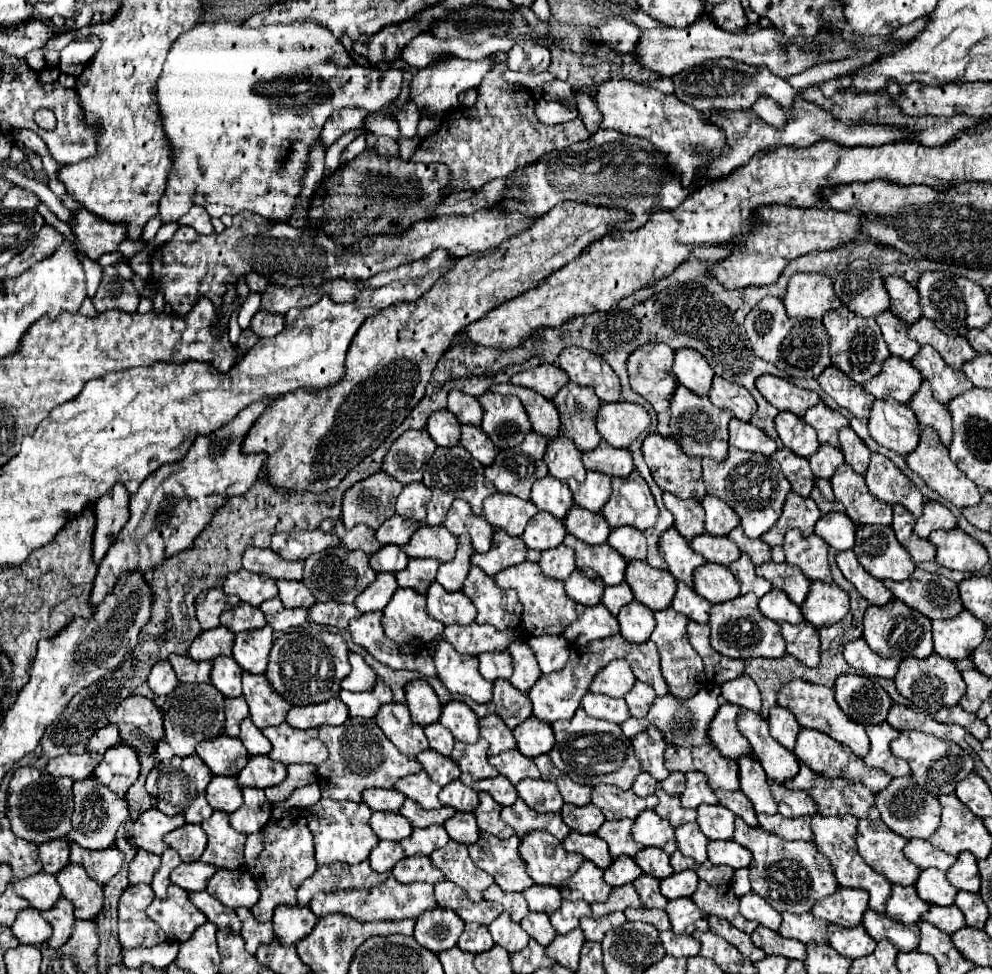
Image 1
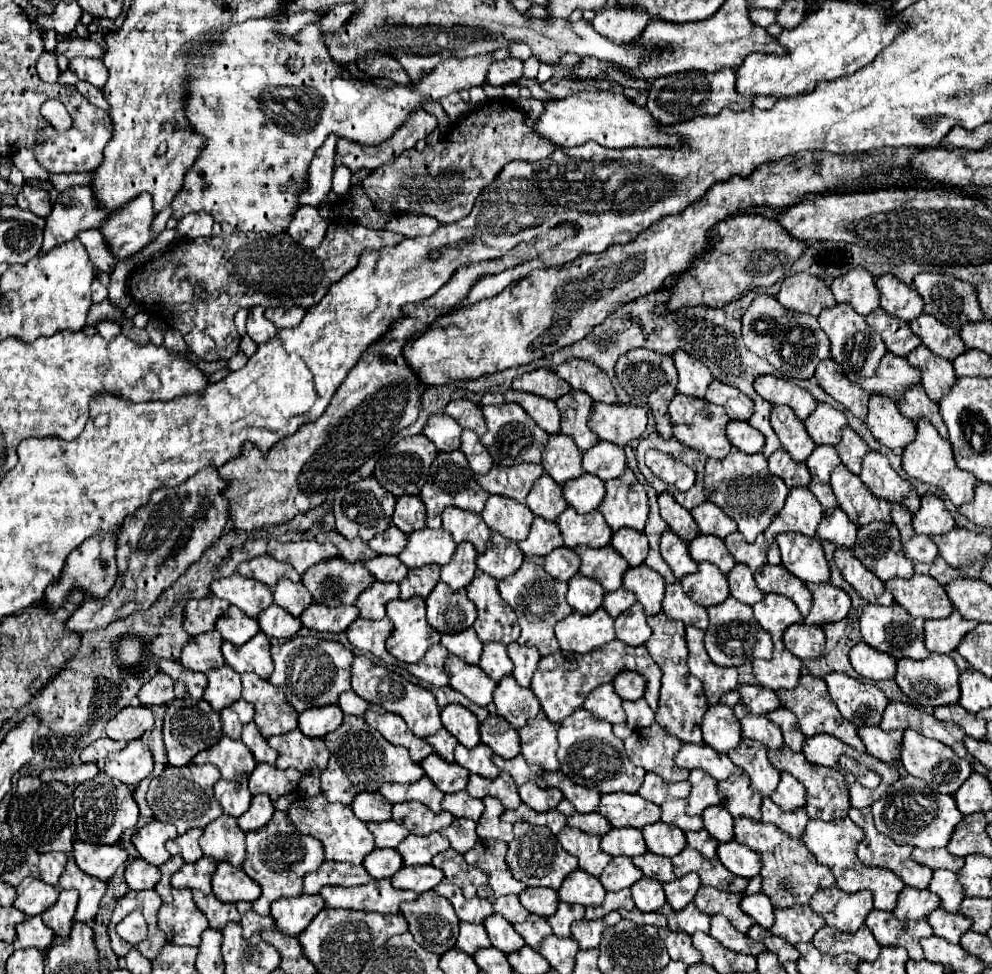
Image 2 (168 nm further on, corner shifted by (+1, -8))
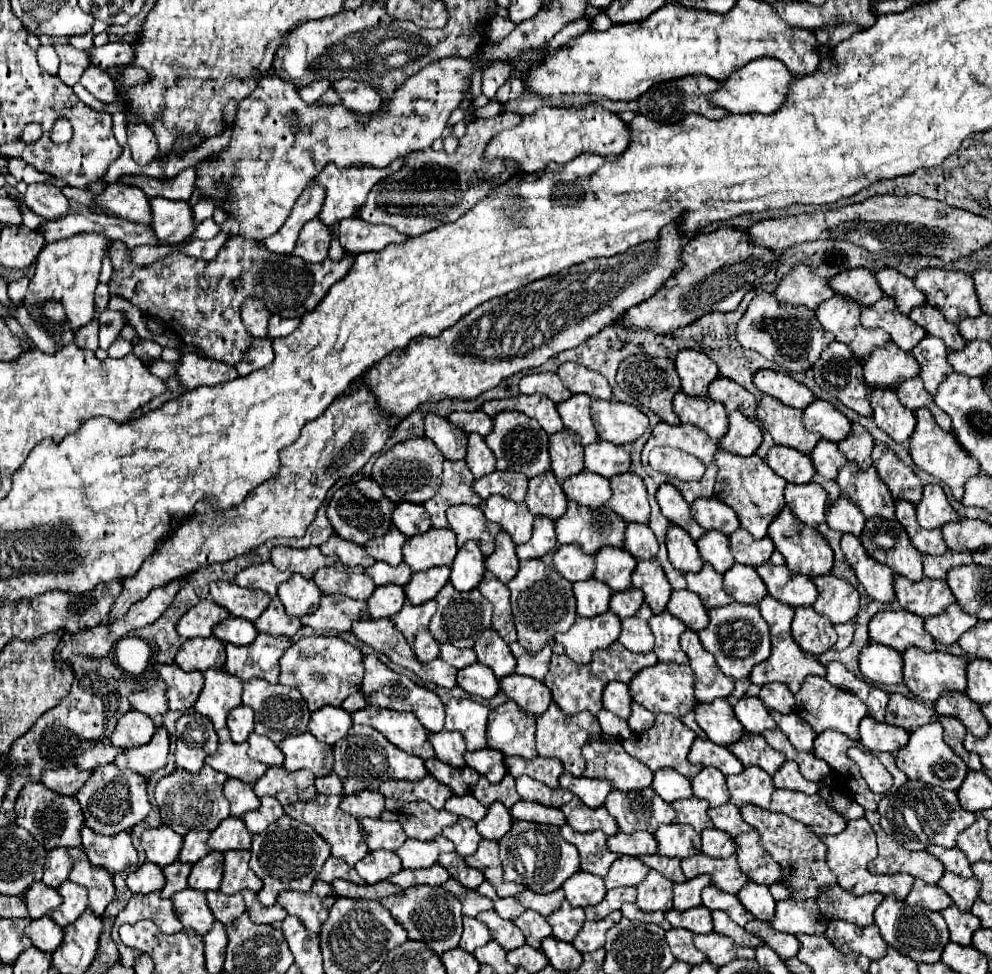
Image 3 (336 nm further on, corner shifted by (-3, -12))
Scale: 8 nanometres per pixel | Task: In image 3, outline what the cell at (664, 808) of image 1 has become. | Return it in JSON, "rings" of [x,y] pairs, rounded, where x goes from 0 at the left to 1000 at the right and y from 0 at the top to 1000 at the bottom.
{"rings":[[[705,819],[680,821],[676,828],[682,834],[682,840],[680,840],[682,846],[695,846],[695,848],[699,848],[701,854],[707,854],[707,852],[719,848],[719,844],[715,844],[715,838],[713,838],[715,825],[707,823]]]}

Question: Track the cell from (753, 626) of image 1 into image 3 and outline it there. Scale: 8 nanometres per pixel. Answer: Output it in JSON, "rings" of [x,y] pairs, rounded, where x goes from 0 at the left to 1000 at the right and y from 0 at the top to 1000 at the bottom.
{"rings":[[[737,618],[727,624],[717,624],[715,634],[717,634],[717,639],[711,647],[705,649],[705,655],[707,655],[707,661],[711,663],[711,667],[715,667],[721,674],[723,684],[727,686],[729,692],[733,692],[741,698],[753,696],[761,682],[775,676],[775,671],[777,671],[775,643],[767,634],[765,622]]]}

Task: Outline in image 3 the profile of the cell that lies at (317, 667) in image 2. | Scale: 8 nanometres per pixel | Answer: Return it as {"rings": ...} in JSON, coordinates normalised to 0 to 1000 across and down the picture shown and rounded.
{"rings":[[[316,653],[316,655],[303,655],[297,659],[293,665],[287,667],[283,674],[283,692],[281,692],[281,702],[295,704],[299,706],[311,729],[320,731],[322,727],[334,723],[334,725],[344,725],[344,721],[362,710],[366,696],[366,674],[364,669],[346,659],[344,655],[338,653]]]}

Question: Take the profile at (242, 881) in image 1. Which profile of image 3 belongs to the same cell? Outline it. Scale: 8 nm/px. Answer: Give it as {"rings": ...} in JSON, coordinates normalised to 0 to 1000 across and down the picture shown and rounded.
{"rings":[[[231,873],[227,875],[227,885],[225,885],[225,903],[221,914],[225,918],[239,918],[245,914],[253,916],[263,916],[265,906],[255,897],[251,891],[251,873]]]}

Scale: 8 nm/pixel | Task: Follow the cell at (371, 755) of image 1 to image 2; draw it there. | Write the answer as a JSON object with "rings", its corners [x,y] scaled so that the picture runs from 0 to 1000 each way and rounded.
{"rings":[[[348,735],[346,743],[336,754],[328,756],[328,764],[334,772],[334,778],[330,791],[324,795],[324,811],[332,823],[354,825],[360,815],[380,813],[388,803],[416,805],[428,797],[426,789],[414,780],[408,768],[392,764],[362,735]]]}

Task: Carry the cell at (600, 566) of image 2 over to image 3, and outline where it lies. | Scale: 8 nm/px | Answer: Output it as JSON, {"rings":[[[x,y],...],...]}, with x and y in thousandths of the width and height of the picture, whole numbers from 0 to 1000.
{"rings":[[[606,563],[600,569],[598,593],[610,598],[618,608],[636,604],[636,587],[640,585],[640,573],[628,563]]]}

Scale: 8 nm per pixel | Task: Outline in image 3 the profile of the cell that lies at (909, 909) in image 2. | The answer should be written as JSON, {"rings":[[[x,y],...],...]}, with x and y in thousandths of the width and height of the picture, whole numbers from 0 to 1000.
{"rings":[[[922,903],[918,916],[914,918],[912,922],[912,928],[914,930],[930,930],[934,934],[943,934],[943,936],[949,936],[953,934],[955,930],[961,928],[961,924],[957,922],[957,918],[953,914],[949,914],[947,910],[939,910],[939,908],[932,908],[930,903]]]}

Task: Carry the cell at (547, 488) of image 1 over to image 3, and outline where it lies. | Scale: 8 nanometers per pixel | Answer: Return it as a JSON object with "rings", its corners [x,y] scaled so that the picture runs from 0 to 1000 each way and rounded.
{"rings":[[[549,485],[533,493],[529,517],[539,530],[553,530],[555,534],[564,534],[572,524],[572,509],[566,497],[557,491],[557,485]]]}

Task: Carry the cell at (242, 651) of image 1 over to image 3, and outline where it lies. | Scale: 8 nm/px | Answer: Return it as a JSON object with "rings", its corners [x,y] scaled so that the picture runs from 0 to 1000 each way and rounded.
{"rings":[[[261,651],[251,663],[227,661],[229,680],[227,688],[233,692],[251,698],[265,696],[269,700],[279,700],[281,696],[281,676],[291,665],[291,657],[275,655],[271,651]]]}

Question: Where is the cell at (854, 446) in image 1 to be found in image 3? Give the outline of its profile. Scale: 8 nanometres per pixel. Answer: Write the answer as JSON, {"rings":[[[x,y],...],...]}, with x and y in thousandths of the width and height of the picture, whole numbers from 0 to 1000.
{"rings":[[[860,435],[858,446],[852,452],[848,452],[844,458],[852,466],[854,474],[862,474],[868,483],[874,483],[878,478],[878,462],[882,454],[878,446],[866,435]]]}

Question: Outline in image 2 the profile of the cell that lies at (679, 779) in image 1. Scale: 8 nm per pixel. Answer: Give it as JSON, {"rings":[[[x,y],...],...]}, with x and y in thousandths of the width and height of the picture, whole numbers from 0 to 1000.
{"rings":[[[652,793],[650,803],[644,809],[644,815],[658,825],[666,825],[672,817],[693,819],[695,813],[697,813],[697,805],[693,801],[691,803],[670,803],[664,795],[656,795],[656,793]]]}

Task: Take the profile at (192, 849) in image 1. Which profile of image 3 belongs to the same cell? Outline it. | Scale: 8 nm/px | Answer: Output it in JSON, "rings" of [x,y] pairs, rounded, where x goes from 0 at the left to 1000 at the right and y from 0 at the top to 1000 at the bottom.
{"rings":[[[209,852],[191,854],[191,856],[184,860],[184,869],[182,869],[182,875],[180,875],[180,883],[182,883],[182,885],[197,887],[197,885],[203,883],[205,879],[209,879],[209,877],[213,875],[211,869],[209,869],[209,860],[211,860],[211,854],[209,854]]]}

